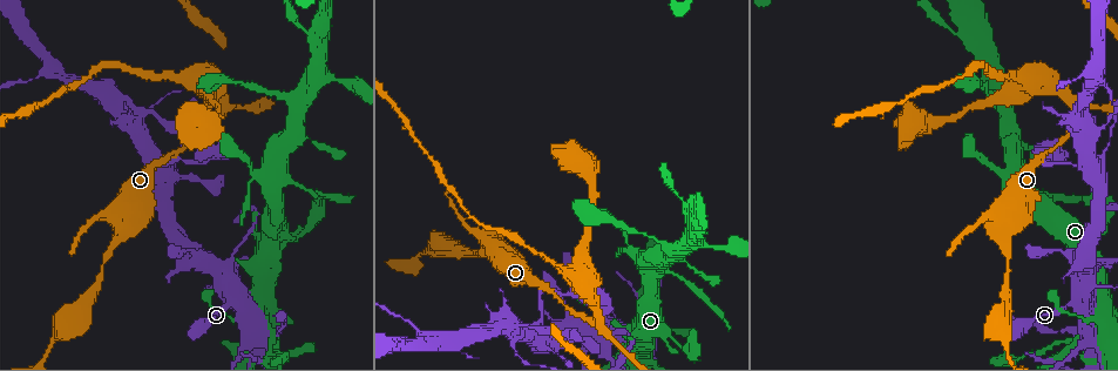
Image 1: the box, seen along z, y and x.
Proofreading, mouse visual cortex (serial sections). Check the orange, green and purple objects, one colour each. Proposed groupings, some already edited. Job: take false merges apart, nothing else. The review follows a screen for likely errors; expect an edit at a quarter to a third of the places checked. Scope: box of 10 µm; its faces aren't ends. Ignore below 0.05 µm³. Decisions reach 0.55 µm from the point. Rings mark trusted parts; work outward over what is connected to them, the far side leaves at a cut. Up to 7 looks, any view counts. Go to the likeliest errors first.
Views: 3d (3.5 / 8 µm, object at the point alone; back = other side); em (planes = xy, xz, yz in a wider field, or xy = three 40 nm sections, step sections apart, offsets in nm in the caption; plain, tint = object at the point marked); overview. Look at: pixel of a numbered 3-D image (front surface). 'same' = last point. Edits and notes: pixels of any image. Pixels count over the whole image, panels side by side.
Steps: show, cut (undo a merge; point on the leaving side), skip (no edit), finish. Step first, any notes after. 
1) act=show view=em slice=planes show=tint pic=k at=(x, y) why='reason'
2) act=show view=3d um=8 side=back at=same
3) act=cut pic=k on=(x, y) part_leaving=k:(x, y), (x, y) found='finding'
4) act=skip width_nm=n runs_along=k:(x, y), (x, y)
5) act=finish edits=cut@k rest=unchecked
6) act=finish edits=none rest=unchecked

act=show view=3d um=3.5 pic=1 at=(550, 263) why='sudden change in width'

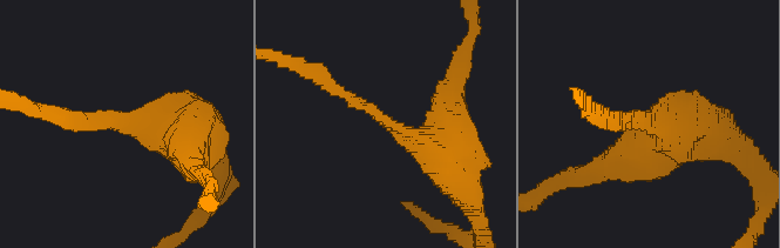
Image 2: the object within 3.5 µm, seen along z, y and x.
act=show view=em slice=xy step=5 show=tint pic=2 at=(382, 123) arm_widths_nm=200,600

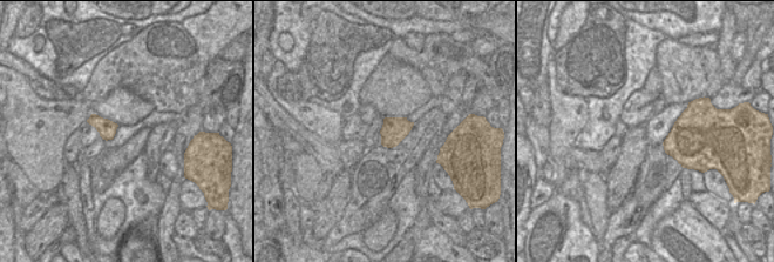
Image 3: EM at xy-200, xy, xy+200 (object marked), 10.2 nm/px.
act=show view=em slice=xy step=2 show=tint at=same why='another direction'

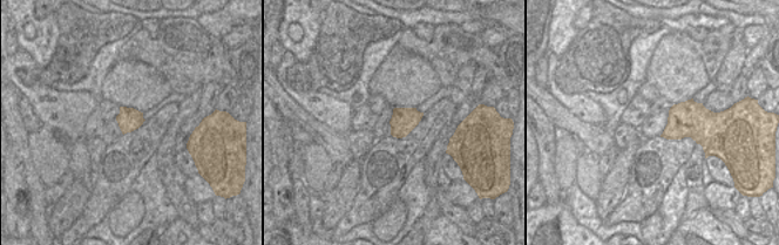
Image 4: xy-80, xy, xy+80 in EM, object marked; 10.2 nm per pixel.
act=skip width_nm=260 runs_along=2:(448, 158), (405, 136), (316, 73) found='continuous, no second cell'

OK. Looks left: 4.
act=show view=3d um=3.5 pic=1 at=(677, 273) why='sudden change in width'

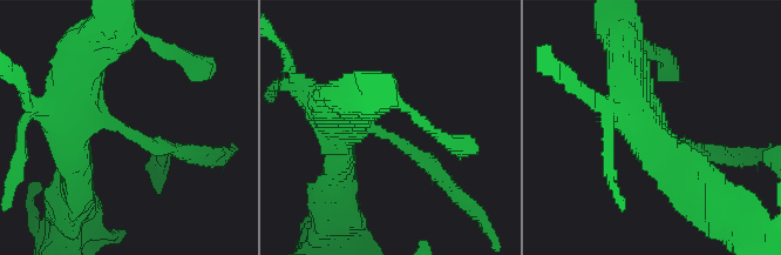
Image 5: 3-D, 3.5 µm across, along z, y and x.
act=show view=em slice=xy step=1 show=tint pic=5 at=(124, 127)

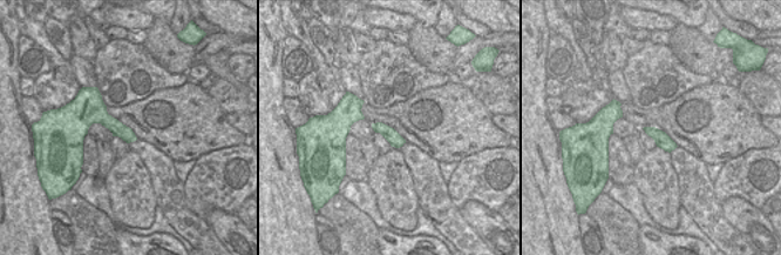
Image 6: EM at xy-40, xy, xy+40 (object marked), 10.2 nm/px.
act=skip found='continuous, no second cell'

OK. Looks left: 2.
act=show view=3d um=3.5 pic=1 at=(688, 222) why='small branch off a trunk'

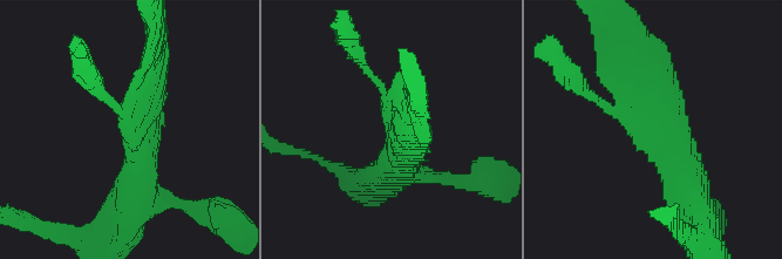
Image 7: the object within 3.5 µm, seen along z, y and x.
act=show view=em slice=planes show=tint pic=7 at=(396, 129)

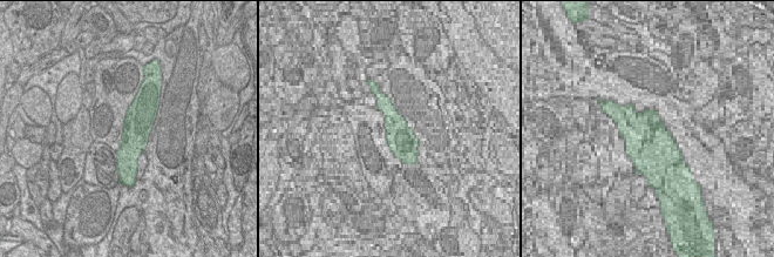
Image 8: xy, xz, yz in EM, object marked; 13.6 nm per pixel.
act=skip found='continuous, no second cell'

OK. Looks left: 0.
act=finish edits=none rest=unchecked

